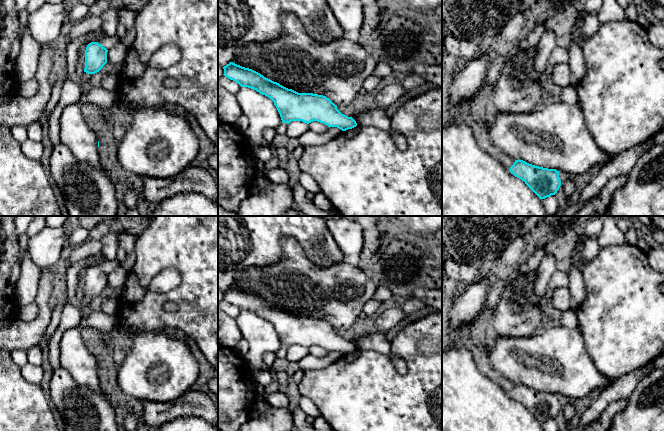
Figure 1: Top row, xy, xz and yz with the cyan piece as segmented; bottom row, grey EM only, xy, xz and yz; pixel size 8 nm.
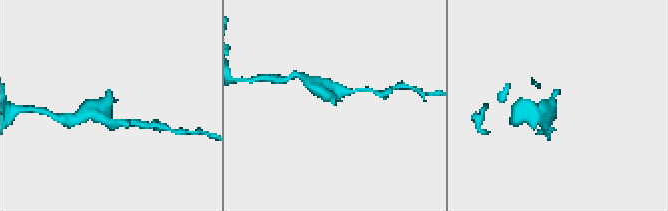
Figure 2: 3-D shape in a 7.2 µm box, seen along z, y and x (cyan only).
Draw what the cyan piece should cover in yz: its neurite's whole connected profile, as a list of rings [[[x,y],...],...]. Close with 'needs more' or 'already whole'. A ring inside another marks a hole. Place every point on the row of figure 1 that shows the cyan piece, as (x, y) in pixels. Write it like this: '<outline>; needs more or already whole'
[[[515,160],[510,172],[521,179],[540,198],[555,195],[561,186],[559,171],[529,164],[523,160]]]; already whole

